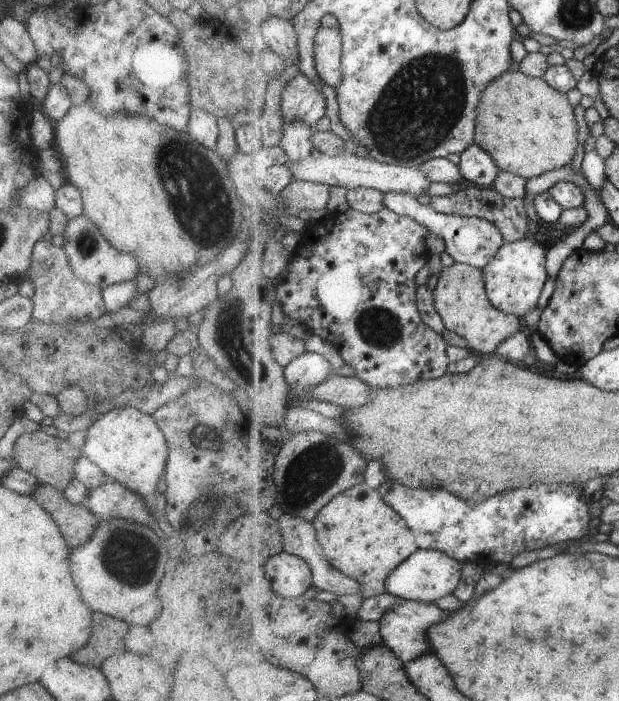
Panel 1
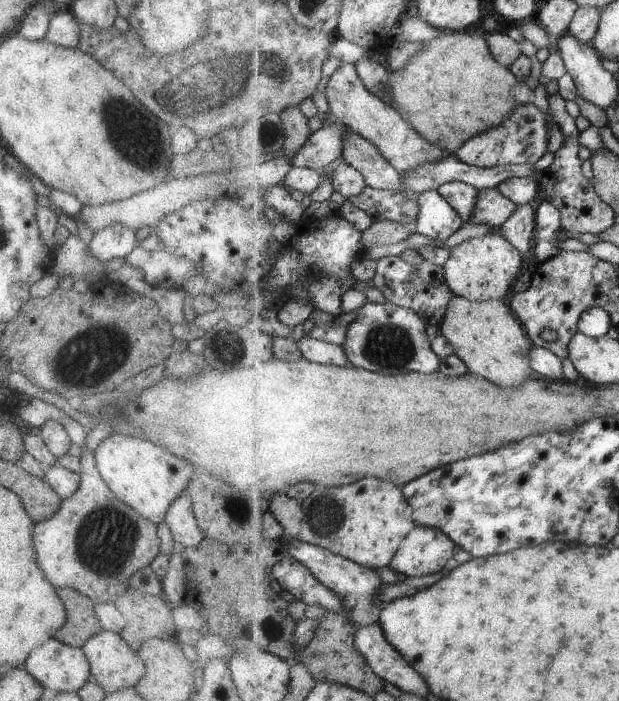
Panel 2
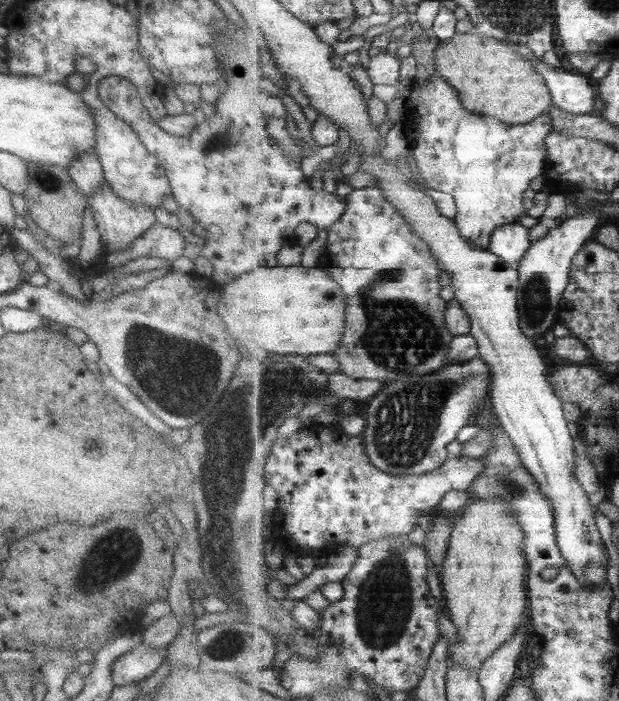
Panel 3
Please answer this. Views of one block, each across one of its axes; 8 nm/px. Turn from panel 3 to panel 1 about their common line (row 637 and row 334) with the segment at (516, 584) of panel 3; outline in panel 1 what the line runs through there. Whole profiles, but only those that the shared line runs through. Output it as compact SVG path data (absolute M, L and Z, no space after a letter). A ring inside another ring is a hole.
M454 261L440 272L434 293L437 310L446 328L465 337L471 350L480 357L492 355L501 342L521 330L521 318L501 312L490 301L482 268Z

